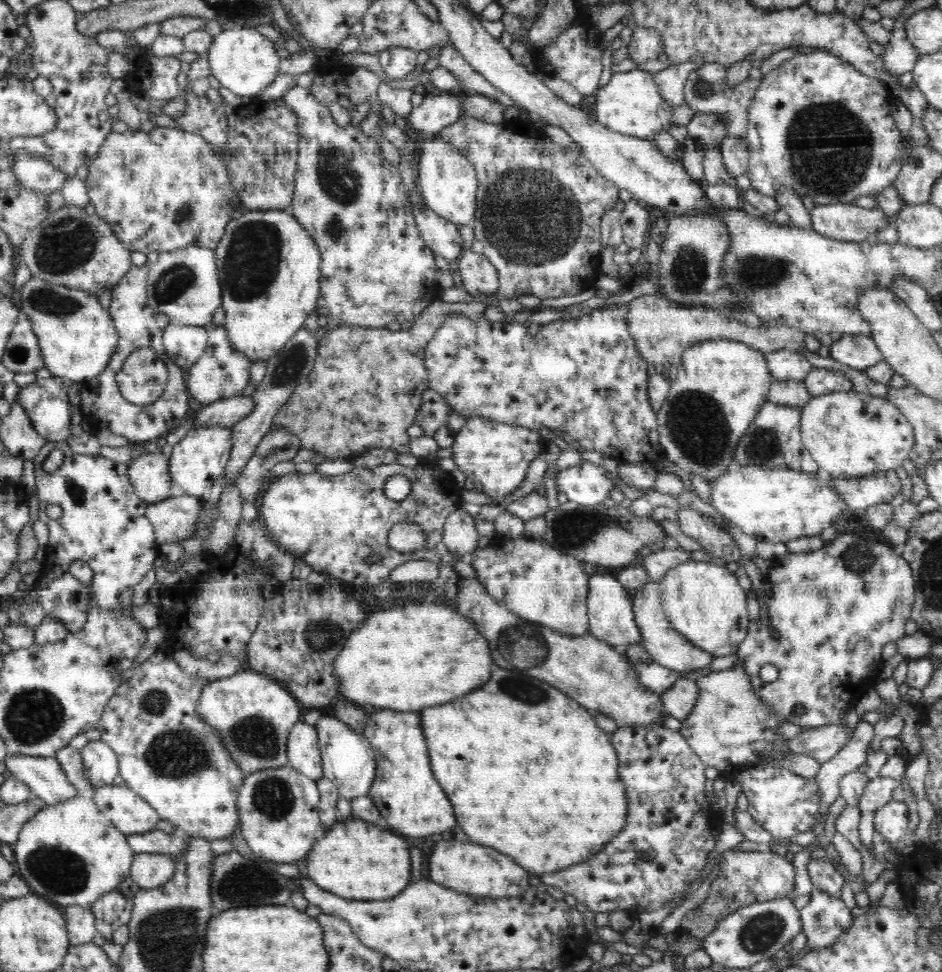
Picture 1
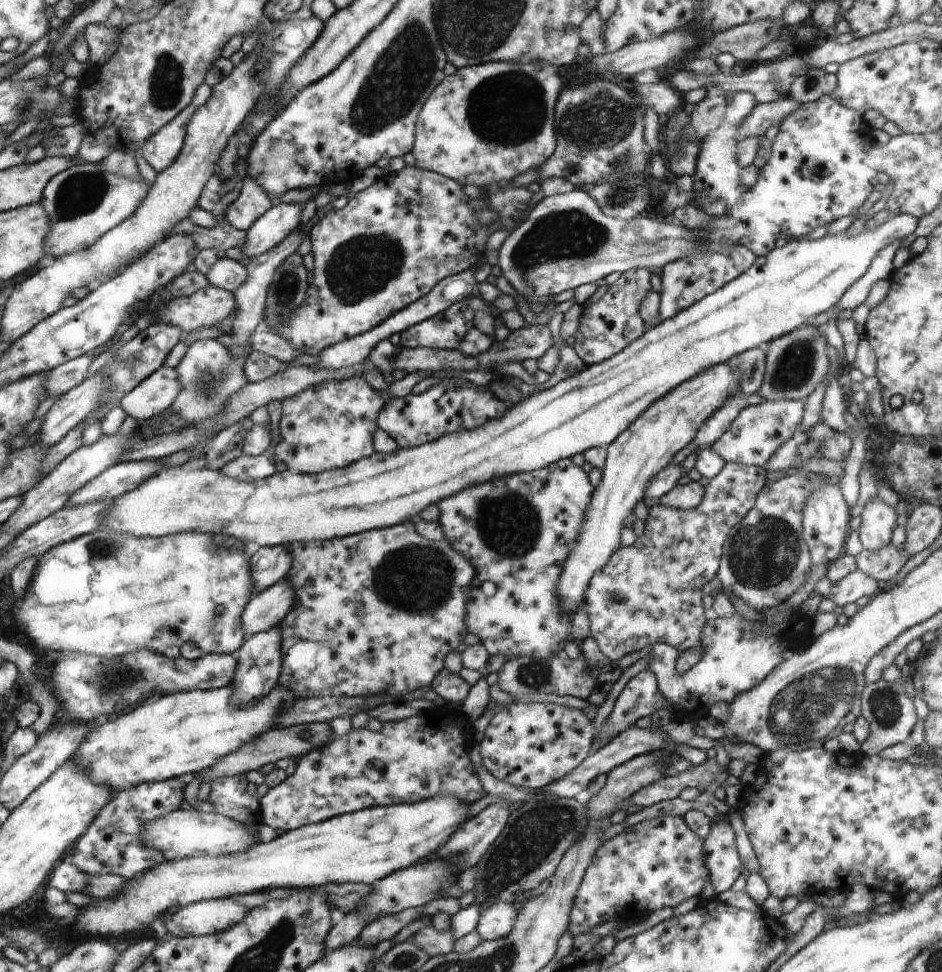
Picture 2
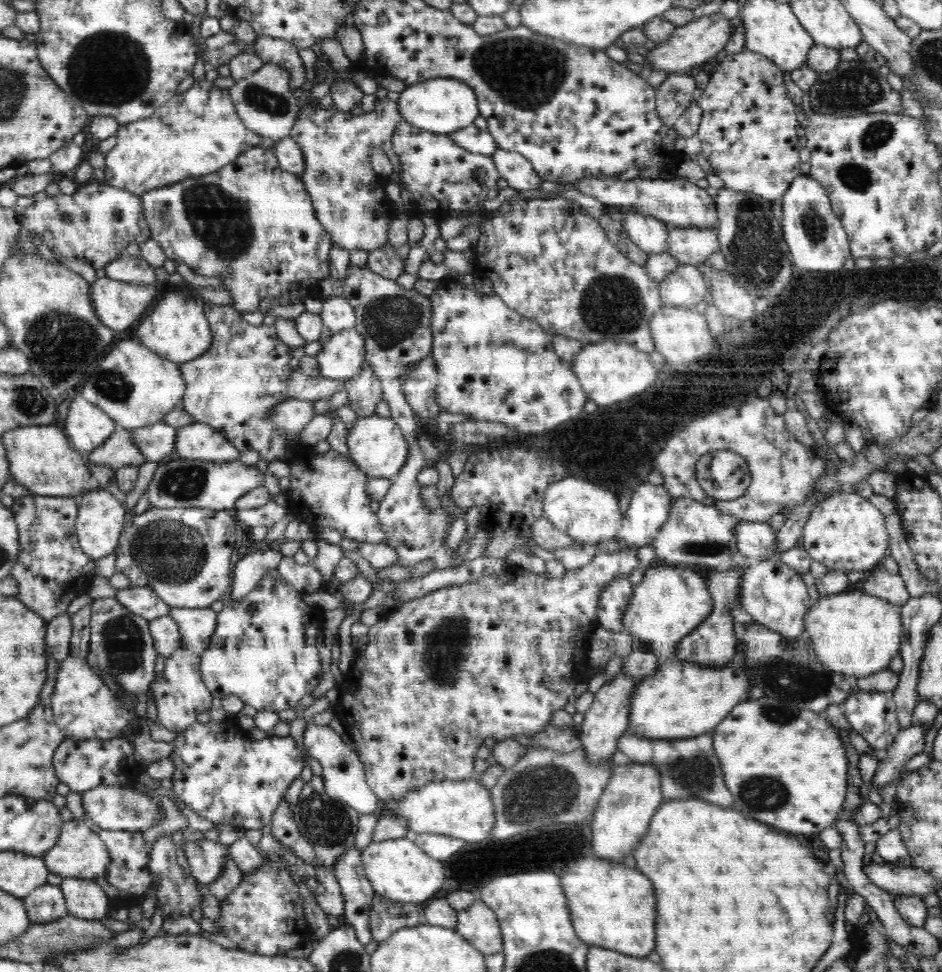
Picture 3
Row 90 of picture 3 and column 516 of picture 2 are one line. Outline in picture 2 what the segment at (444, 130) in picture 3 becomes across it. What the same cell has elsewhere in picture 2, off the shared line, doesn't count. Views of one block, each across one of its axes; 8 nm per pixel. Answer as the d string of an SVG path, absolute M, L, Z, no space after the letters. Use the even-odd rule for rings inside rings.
M906 213L892 214L875 230L864 230L856 236L846 231L817 240L788 241L782 248L774 247L766 256L756 257L754 264L740 276L672 318L650 327L614 356L601 363L587 365L582 372L561 380L549 389L533 393L521 402L508 404L501 417L487 420L481 427L450 433L417 447L398 447L390 454L375 451L372 456L361 458L346 468L312 475L284 470L257 481L239 481L224 476L219 470L162 469L130 492L114 499L98 529L152 538L189 532L224 534L245 543L256 542L261 547L273 547L332 540L415 521L426 507L438 504L469 486L498 477L534 472L592 447L608 447L654 401L666 396L679 384L707 368L728 362L737 353L756 348L762 342L770 343L799 329L834 306L844 291L868 270L874 256L892 240L910 236L918 221L915 216Z

